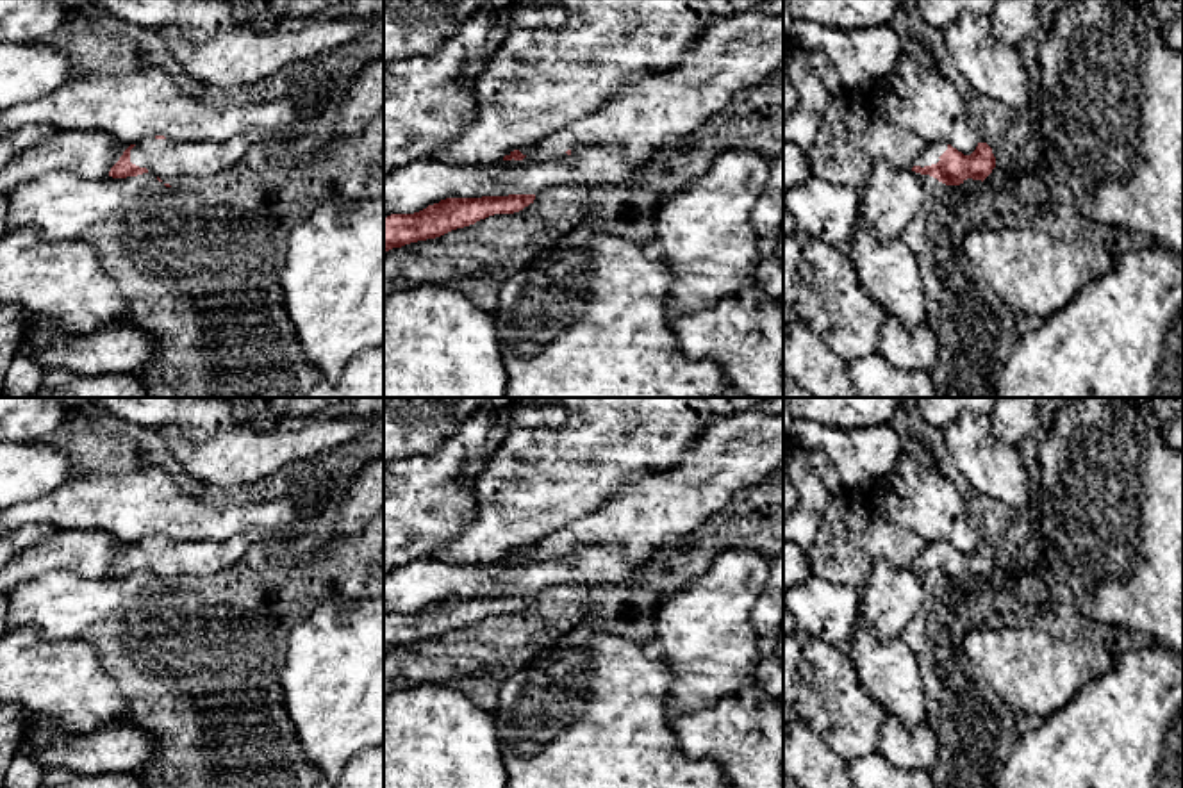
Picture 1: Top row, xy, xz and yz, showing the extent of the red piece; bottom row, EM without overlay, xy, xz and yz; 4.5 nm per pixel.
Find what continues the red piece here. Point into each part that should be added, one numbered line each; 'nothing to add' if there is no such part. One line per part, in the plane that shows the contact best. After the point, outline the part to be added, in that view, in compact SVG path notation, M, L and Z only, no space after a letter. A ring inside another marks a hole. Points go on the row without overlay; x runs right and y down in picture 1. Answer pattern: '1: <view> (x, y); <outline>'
1: yz (934, 549); M937 540L937 542L928 542L924 553L917 558L914 565L931 565L937 563L940 554L947 549L947 542Z

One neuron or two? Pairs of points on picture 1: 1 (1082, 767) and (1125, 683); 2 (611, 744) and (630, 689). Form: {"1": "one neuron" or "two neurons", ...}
{"1": "one neuron", "2": "one neuron"}

